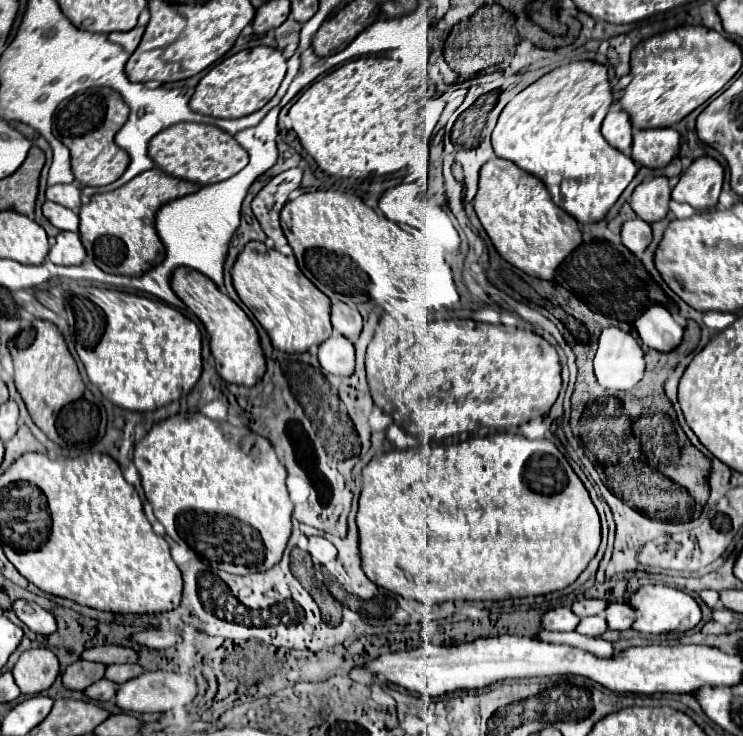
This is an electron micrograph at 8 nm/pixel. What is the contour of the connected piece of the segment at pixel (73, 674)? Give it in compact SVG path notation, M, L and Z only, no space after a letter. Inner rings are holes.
M76 661L70 667L66 667L64 675L62 675L62 685L66 689L72 691L84 691L86 687L90 687L92 683L100 681L104 677L104 669L98 663L90 663L90 661Z

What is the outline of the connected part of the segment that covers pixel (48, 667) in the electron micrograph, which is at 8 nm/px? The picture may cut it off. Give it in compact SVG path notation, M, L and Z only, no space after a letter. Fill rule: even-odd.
M30 649L20 655L18 663L12 669L14 683L24 695L36 695L48 689L58 677L60 667L58 659L48 649Z

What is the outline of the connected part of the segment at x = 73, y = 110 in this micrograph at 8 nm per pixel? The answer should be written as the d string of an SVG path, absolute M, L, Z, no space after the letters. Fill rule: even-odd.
M90 89L64 101L54 119L56 137L70 149L72 173L76 181L90 187L102 187L116 181L128 167L128 153L114 143L114 135L128 119L128 105L114 89Z

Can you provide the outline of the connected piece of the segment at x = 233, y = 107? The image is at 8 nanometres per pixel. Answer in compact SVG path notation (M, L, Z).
M254 47L248 51L240 51L214 65L200 79L200 83L196 85L196 93L190 99L190 107L196 113L222 119L236 119L250 115L262 109L276 95L284 75L286 75L286 59L278 49Z

